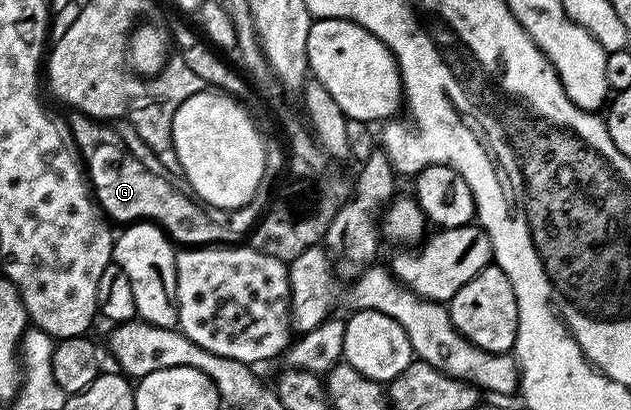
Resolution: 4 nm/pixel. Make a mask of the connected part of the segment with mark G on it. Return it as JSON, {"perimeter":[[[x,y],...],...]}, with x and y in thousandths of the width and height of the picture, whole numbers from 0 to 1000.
{"perimeter":[[[114,273],[111,283],[106,295],[108,310],[113,312],[111,341],[120,366],[132,363],[135,422],[141,434],[149,488],[155,507],[162,510],[177,541],[241,541],[250,549],[273,590],[290,602],[334,602],[342,593],[365,590],[360,588],[366,578],[363,551],[339,539],[333,529],[336,522],[307,478],[295,468],[290,473],[277,454],[282,449],[233,417],[197,361],[192,339],[181,324],[174,302],[154,295],[133,276]]]}

